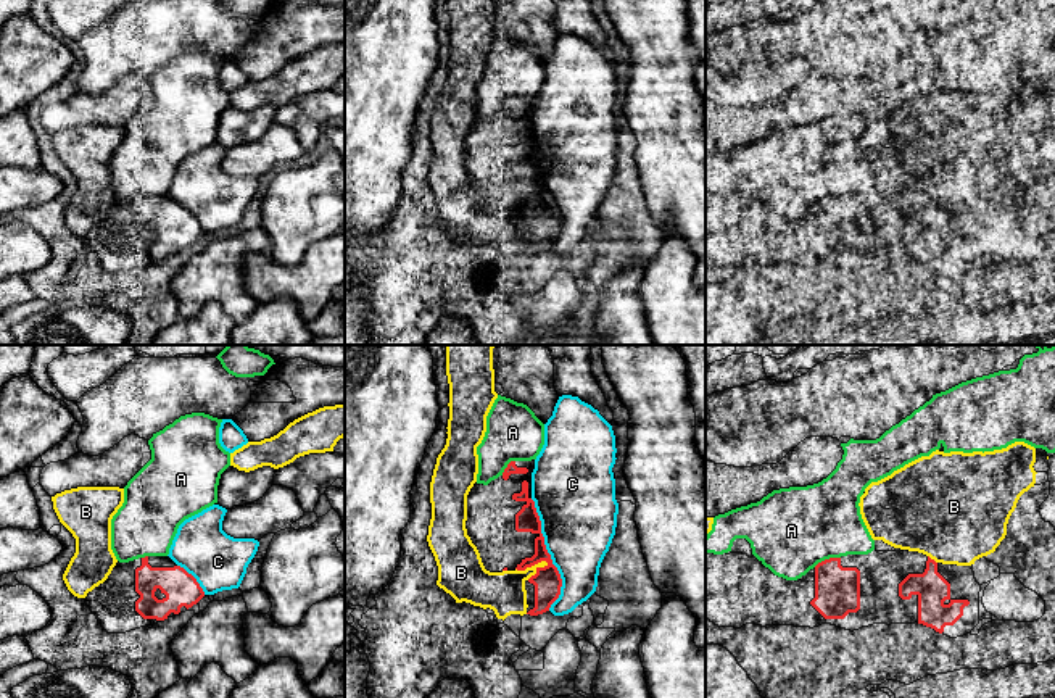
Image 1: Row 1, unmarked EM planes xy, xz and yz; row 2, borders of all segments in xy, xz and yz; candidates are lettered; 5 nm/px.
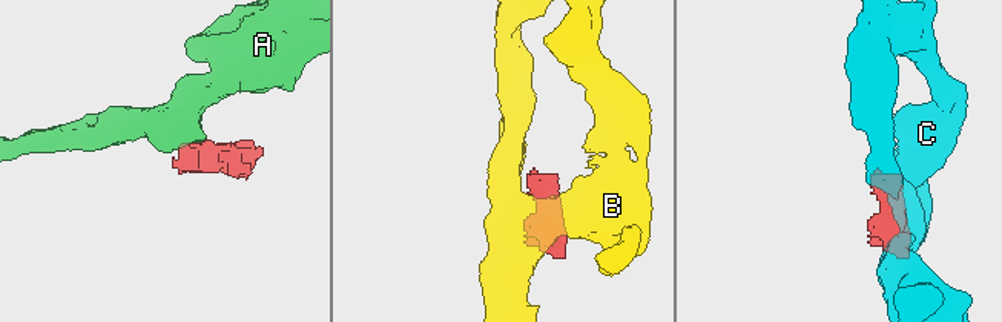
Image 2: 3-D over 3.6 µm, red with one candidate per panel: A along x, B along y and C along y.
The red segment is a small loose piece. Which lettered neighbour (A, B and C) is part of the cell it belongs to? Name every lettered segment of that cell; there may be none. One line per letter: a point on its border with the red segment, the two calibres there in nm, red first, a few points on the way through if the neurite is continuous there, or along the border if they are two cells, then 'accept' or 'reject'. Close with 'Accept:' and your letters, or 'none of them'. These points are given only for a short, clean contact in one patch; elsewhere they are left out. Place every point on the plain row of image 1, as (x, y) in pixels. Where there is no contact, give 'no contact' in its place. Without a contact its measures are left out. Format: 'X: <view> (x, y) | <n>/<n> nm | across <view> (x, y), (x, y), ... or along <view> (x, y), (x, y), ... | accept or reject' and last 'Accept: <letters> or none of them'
A: yz (827, 199) | 220/420 nm | reject
B: xz (532, 203) | 140/220 nm | along xz (548, 202), (538, 207), (516, 208) | reject
C: xz (550, 194) | 140/380 nm | reject
Accept: none of them

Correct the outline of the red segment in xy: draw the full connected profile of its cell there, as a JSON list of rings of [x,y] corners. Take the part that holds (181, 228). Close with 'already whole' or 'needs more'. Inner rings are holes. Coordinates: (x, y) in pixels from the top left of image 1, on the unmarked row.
[[[145,195],[129,202],[118,200],[108,218],[84,239],[108,272],[126,272],[185,251],[203,235],[197,218],[169,195]]]; needs more

